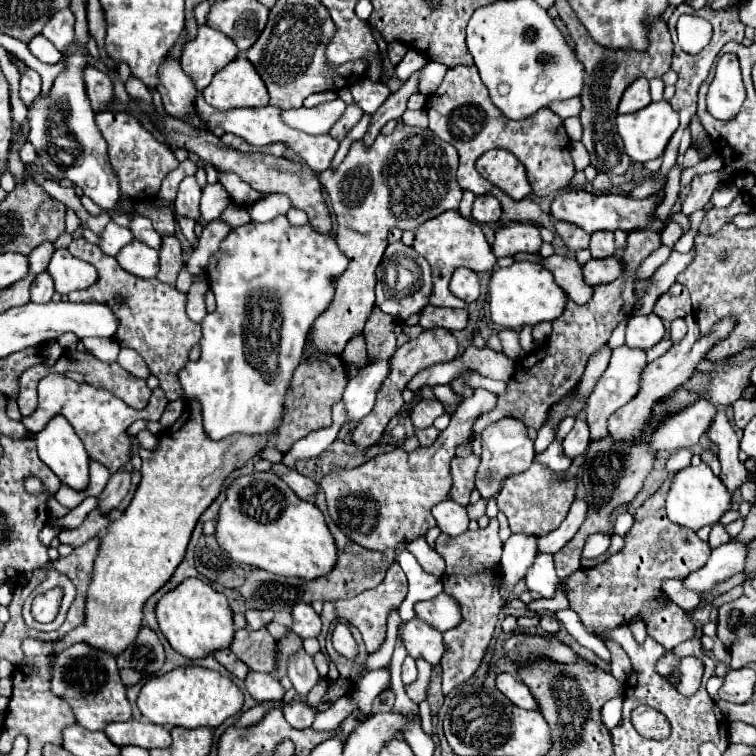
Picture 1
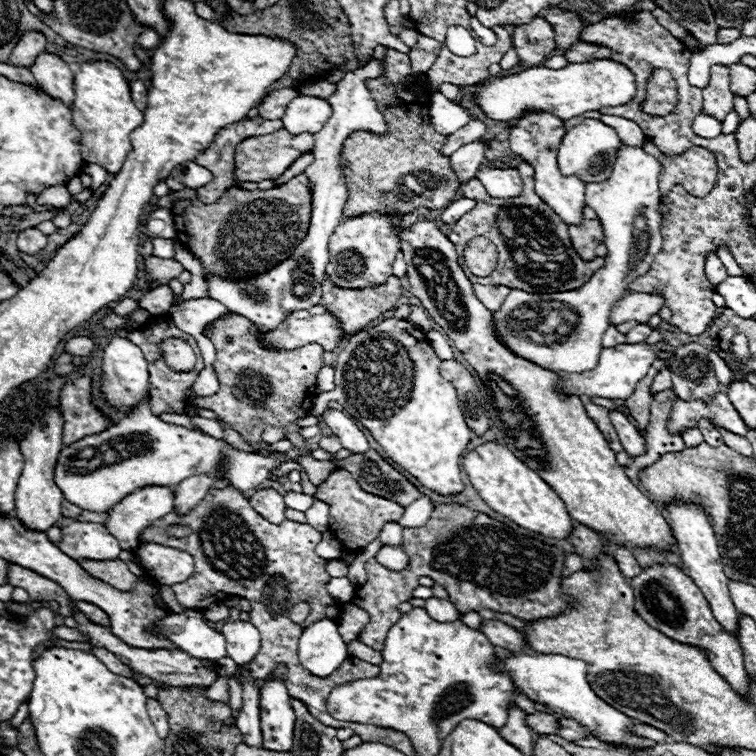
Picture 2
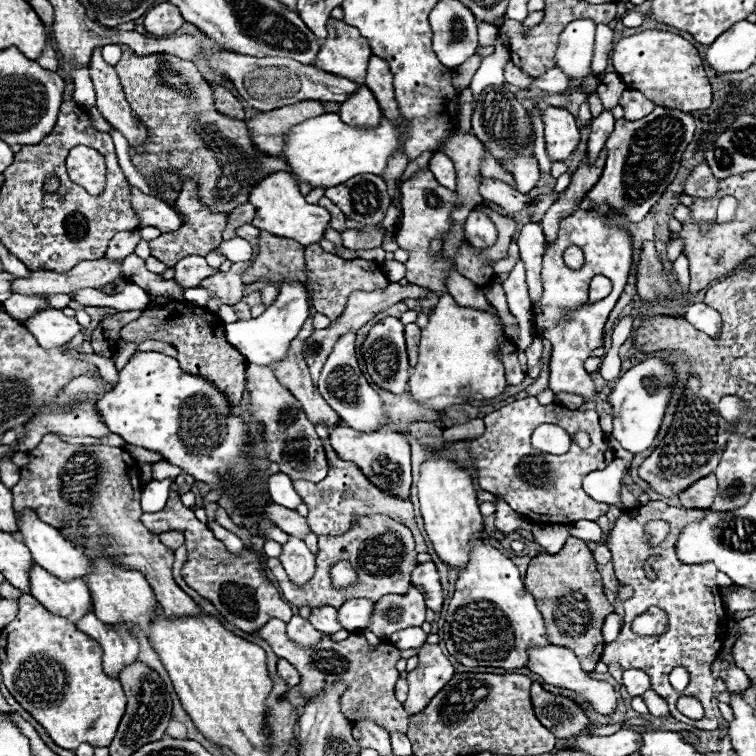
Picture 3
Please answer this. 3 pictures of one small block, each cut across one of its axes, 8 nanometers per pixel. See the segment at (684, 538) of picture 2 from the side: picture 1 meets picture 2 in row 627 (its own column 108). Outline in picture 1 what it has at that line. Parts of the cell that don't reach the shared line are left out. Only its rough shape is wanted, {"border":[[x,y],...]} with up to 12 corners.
{"border":[[148,720],[108,724],[104,734],[116,746],[168,748],[170,730]]}

